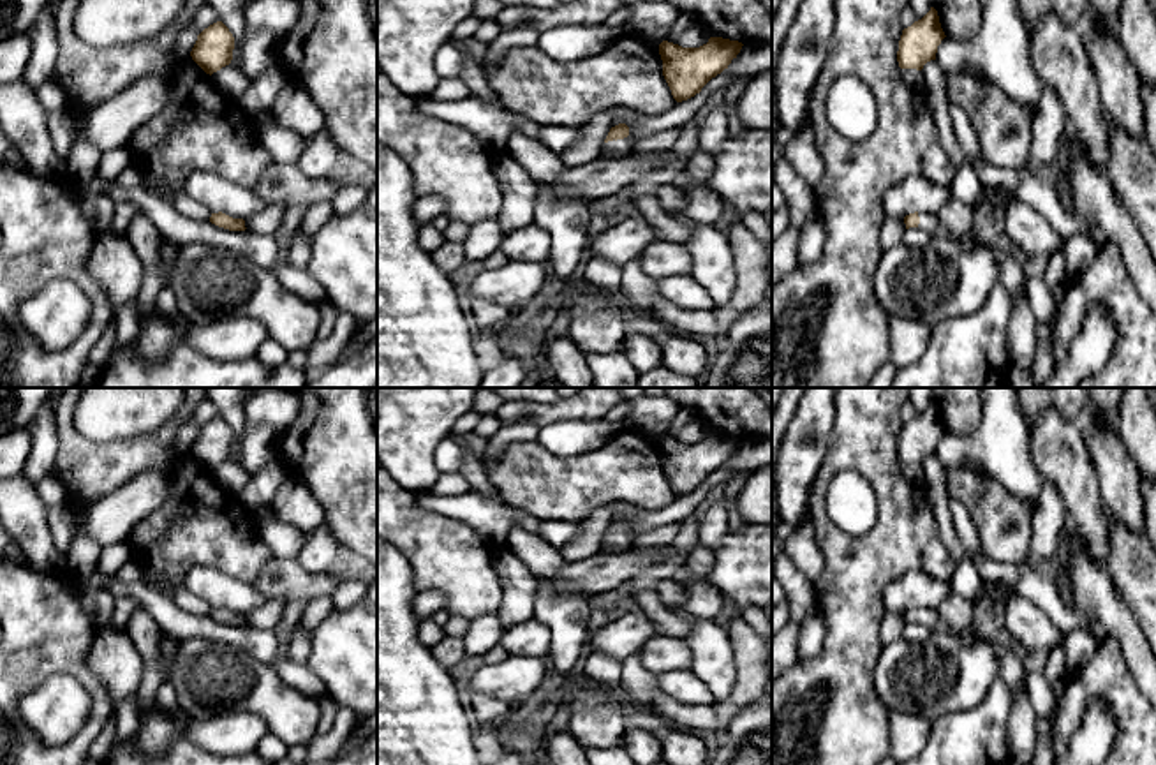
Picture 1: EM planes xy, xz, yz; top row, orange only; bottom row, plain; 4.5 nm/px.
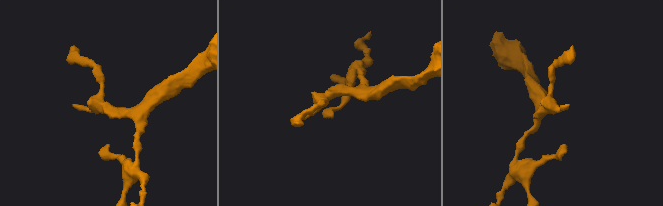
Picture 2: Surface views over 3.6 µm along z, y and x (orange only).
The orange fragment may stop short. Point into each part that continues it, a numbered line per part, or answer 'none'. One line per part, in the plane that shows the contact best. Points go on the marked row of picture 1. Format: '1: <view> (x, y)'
1: xz (619, 148)

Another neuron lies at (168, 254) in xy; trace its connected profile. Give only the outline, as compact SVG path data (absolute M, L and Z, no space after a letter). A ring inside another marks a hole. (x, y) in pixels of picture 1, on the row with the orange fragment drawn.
M164 240L162 250L160 250L160 268L167 279L167 284L169 284L171 271L174 268L178 249L180 245Z

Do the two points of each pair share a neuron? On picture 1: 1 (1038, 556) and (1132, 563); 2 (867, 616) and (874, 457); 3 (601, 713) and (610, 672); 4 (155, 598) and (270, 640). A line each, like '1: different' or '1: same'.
1: different
2: same
3: different
4: same

